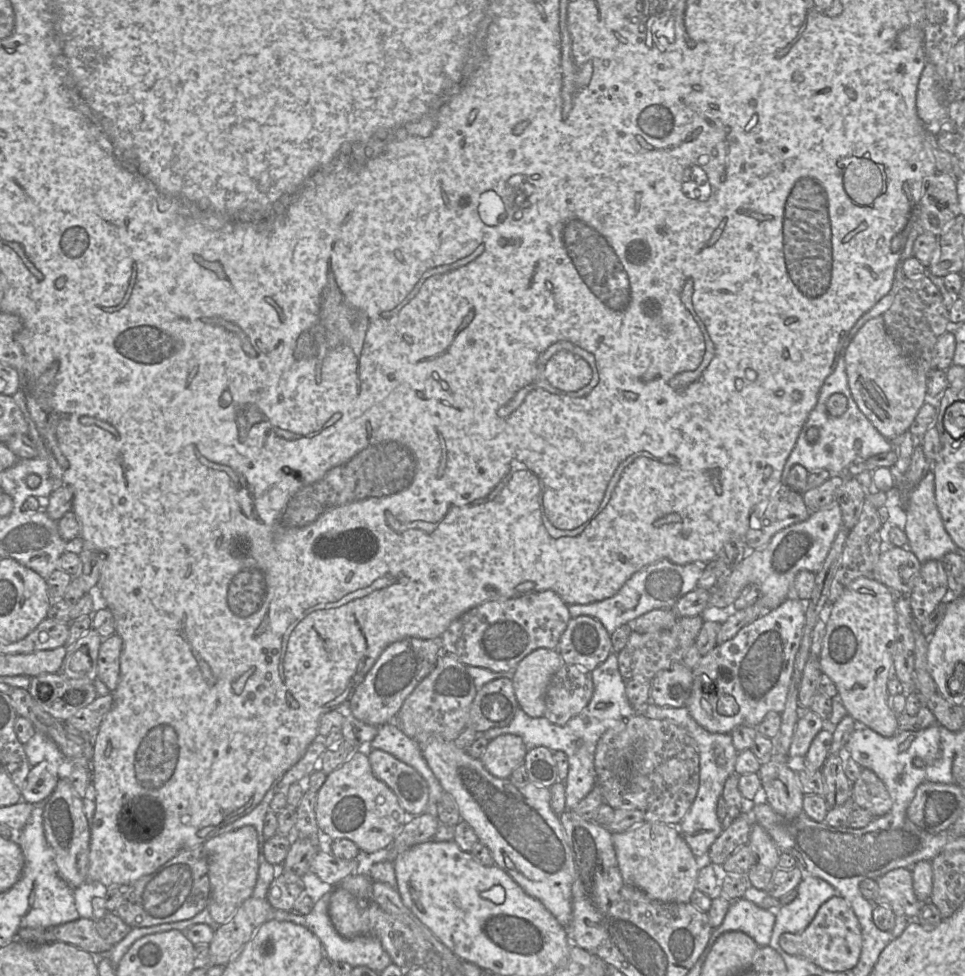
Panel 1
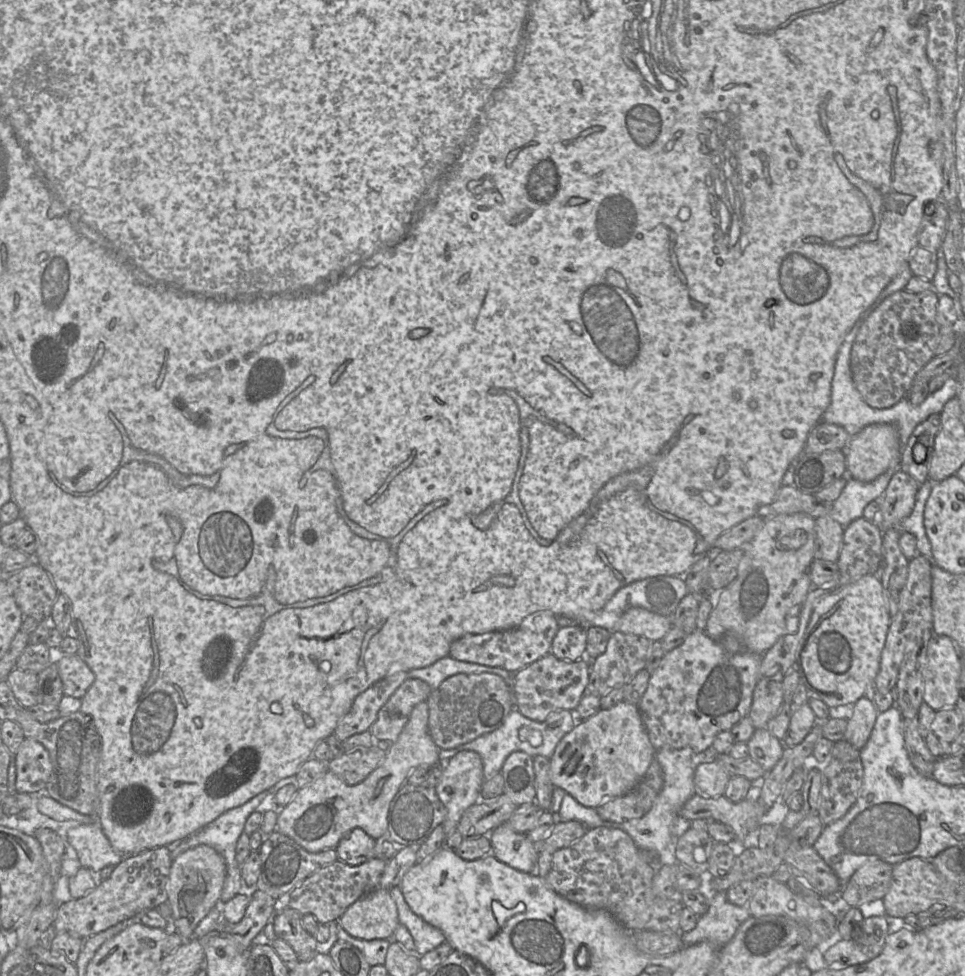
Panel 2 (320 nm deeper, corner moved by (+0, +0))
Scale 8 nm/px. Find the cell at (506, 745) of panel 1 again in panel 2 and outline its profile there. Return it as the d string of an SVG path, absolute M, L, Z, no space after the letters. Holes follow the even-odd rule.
M460 751L446 761L435 786L439 799L446 807L446 818L442 824L446 840L457 830L463 813L480 800L484 782L483 763L478 753Z

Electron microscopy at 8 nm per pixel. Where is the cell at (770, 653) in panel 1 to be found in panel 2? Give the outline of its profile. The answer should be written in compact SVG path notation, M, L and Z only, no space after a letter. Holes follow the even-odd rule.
M695 630L681 645L666 653L651 673L647 690L638 705L650 742L656 751L671 747L691 748L697 753L711 752L718 733L730 731L736 723L748 716L759 679L761 659L762 655L745 650L729 653L721 641L712 639L702 630Z

